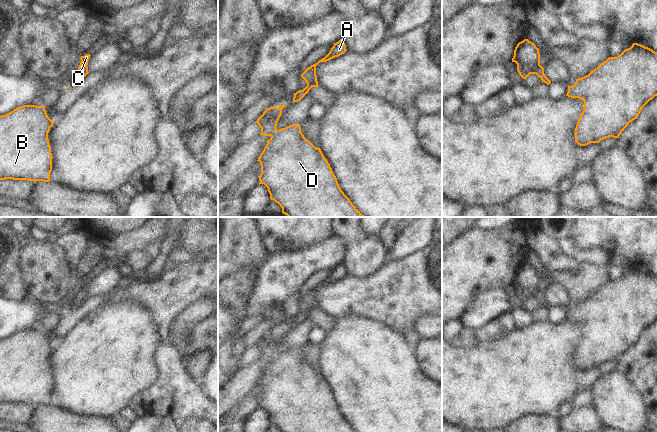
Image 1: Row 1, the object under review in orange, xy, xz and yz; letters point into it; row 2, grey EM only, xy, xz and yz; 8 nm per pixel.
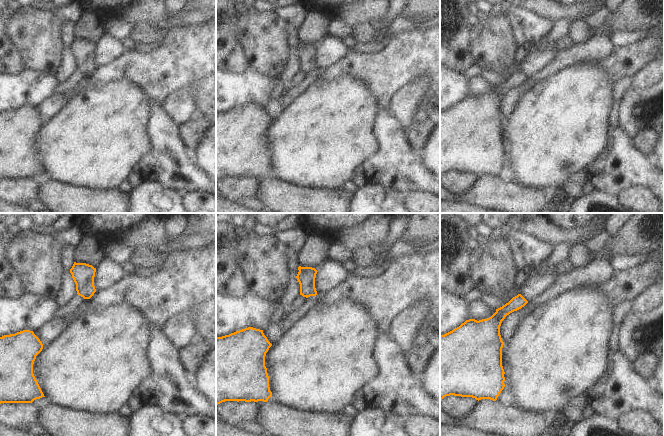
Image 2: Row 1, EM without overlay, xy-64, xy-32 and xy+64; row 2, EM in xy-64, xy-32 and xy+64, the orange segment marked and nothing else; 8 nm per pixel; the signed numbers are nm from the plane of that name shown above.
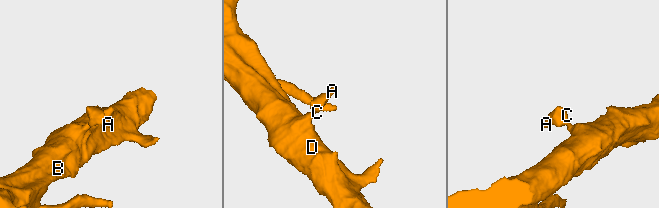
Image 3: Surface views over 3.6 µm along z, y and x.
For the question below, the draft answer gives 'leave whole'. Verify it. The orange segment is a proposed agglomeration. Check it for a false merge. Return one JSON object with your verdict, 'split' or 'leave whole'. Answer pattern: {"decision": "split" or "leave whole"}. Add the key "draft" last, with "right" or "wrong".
{"decision": "leave whole", "draft": "right"}

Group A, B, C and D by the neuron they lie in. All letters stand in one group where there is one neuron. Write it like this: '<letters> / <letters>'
A B C D

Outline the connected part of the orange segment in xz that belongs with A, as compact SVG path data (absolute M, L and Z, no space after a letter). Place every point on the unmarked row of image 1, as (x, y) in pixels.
M340 263L338 266L334 267L333 271L331 272L330 276L321 284L319 284L317 287L311 289L310 291L308 291L302 298L301 301L306 305L307 310L303 313L303 314L299 314L296 317L294 317L294 321L293 321L293 327L294 326L298 326L300 325L306 318L308 318L309 314L312 311L318 311L318 305L317 305L317 300L316 300L316 290L320 287L320 286L327 286L335 281L338 281L342 278L344 278L347 275L346 273L346 269L343 265L343 263Z

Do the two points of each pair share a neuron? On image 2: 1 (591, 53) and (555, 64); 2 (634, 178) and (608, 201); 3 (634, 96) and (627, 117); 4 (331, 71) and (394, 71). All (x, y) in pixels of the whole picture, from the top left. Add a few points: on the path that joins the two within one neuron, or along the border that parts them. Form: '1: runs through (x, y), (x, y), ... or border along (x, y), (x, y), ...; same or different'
1: runs through (582, 53), (564, 58); same
2: border along (594, 187), (617, 195); different
3: runs through (634, 101), (630, 112); same
4: runs through (347, 70), (378, 71); same

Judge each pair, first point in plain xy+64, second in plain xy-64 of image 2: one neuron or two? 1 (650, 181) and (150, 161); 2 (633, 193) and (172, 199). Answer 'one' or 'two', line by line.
1: one
2: two

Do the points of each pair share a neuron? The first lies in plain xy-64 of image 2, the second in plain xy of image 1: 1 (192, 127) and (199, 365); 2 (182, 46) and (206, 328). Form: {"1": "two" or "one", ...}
{"1": "one", "2": "two"}

